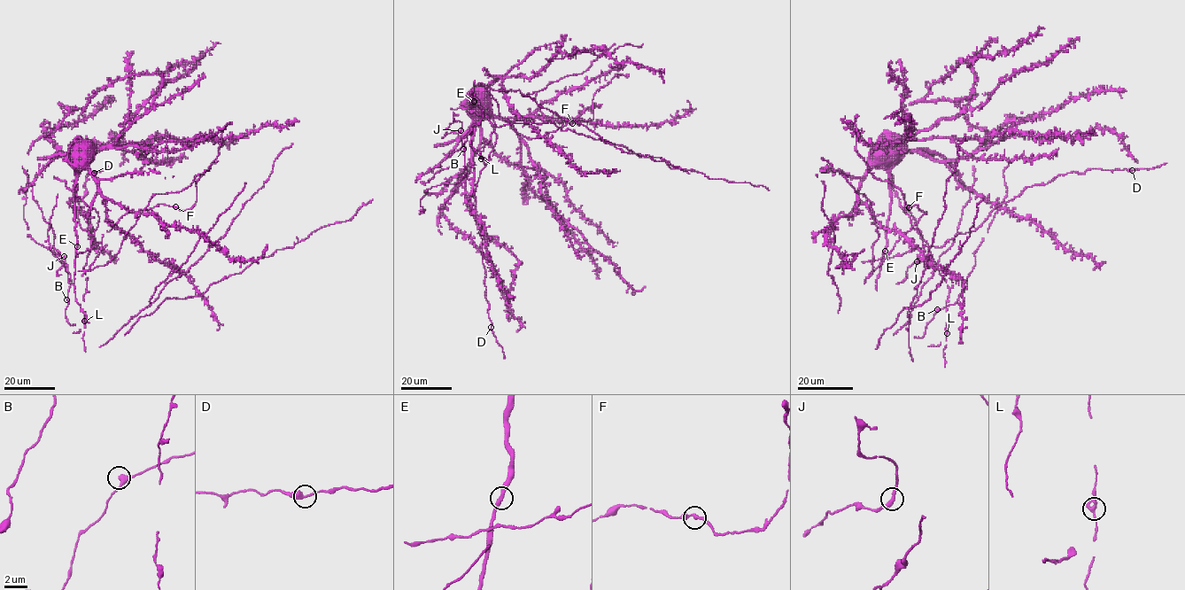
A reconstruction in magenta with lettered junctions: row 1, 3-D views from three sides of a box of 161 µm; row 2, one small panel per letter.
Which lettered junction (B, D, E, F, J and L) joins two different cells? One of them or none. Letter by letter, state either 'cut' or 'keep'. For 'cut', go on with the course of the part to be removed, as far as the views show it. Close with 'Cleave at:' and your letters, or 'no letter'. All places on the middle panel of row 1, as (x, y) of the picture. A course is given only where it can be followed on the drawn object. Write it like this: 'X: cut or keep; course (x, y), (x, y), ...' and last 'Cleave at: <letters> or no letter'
B: keep
D: keep
E: keep
F: keep
J: keep
L: keep
Cleave at: no letter

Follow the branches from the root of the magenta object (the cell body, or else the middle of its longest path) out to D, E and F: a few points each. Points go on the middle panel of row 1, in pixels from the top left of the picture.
D: (476, 93), (470, 106), (474, 97), (496, 135), (474, 194), (482, 223), (491, 326)
E: (476, 93), (476, 101), (470, 106), (474, 101)
F: (476, 93), (495, 116), (520, 118), (564, 92), (619, 71), (594, 94), (593, 119), (572, 123)

